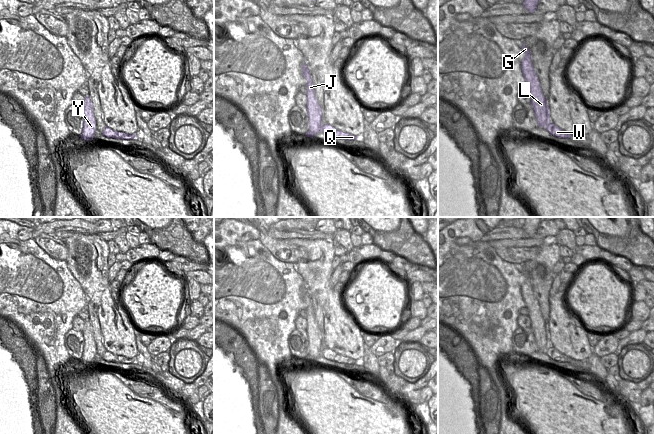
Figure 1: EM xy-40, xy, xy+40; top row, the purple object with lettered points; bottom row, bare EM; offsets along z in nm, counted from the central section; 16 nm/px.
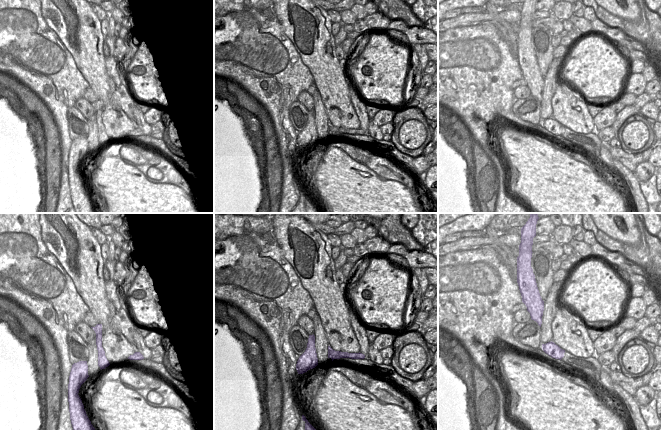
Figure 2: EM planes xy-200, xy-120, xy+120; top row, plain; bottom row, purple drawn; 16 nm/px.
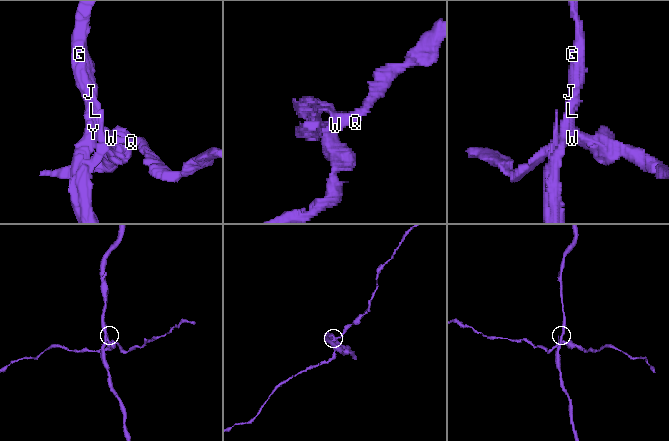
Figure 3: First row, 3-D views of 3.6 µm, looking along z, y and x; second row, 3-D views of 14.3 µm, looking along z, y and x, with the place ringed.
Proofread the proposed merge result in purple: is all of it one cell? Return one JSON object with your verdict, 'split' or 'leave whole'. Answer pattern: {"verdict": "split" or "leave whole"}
{"verdict": "split"}

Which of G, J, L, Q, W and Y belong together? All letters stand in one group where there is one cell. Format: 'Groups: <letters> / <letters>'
Groups: G J L Y / Q W

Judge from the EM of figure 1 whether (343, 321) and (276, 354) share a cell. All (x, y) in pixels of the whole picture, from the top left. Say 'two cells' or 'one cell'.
two cells

